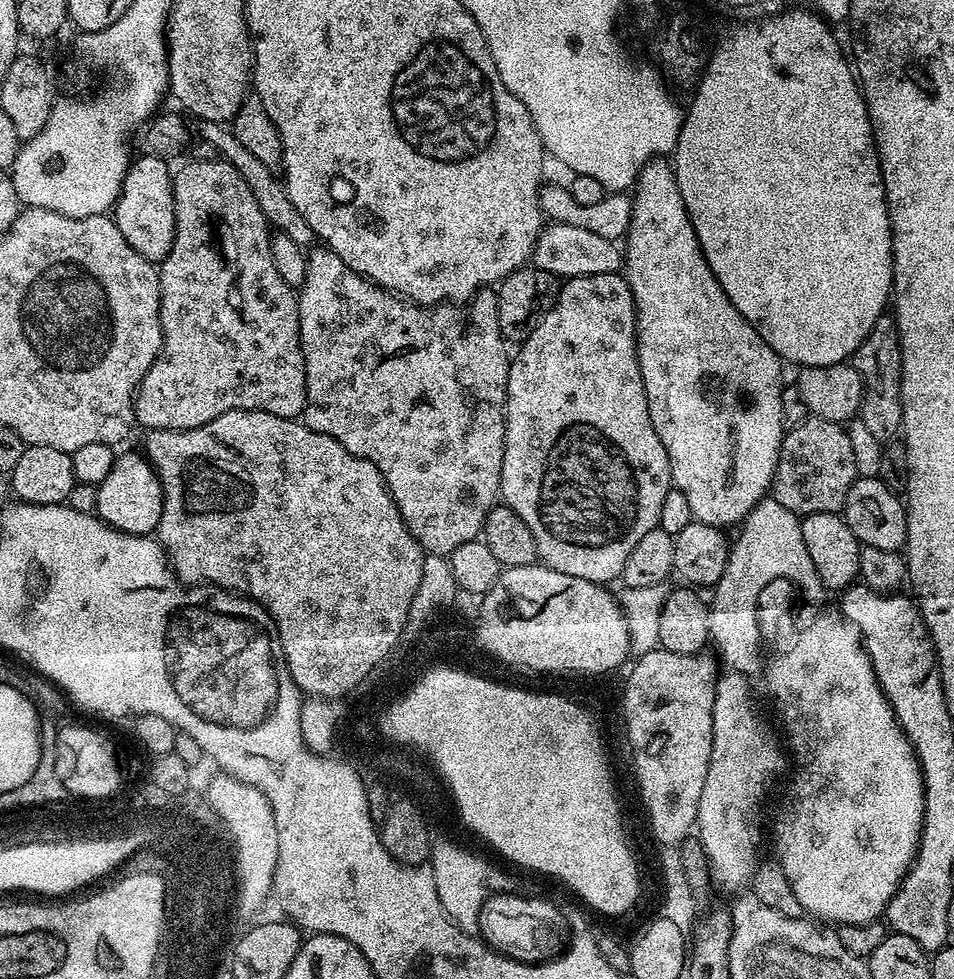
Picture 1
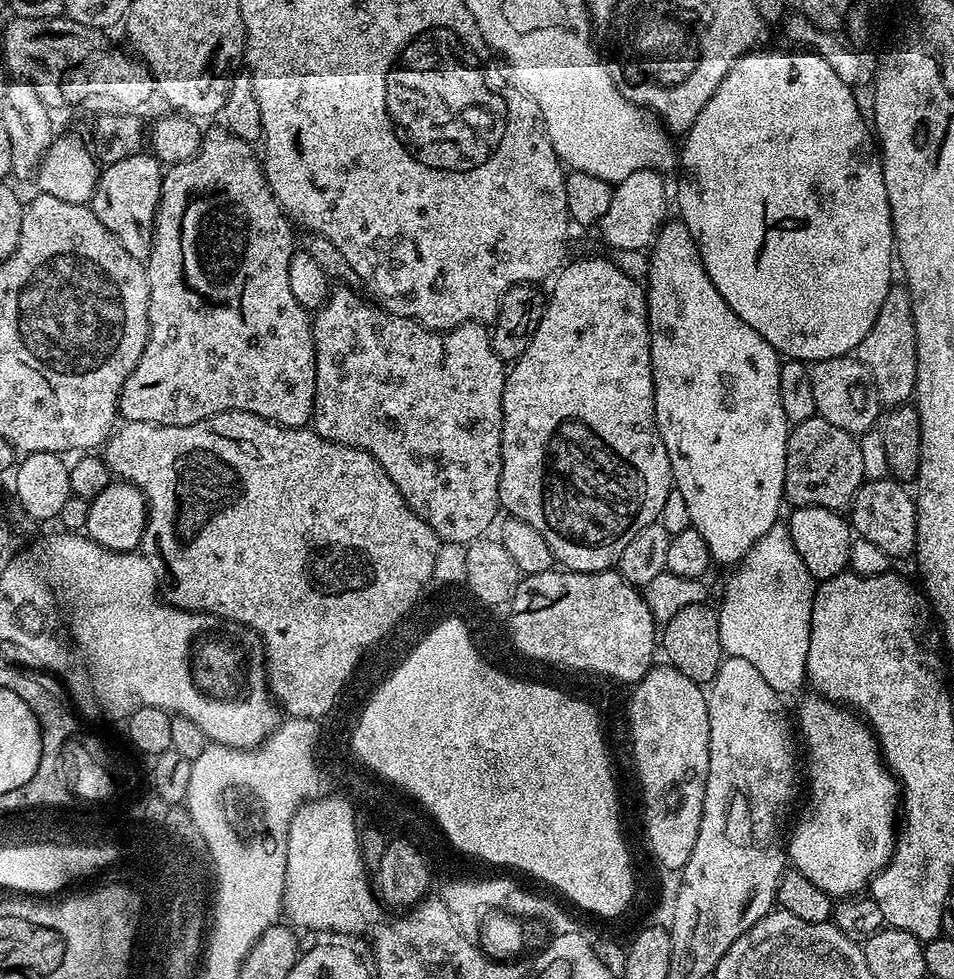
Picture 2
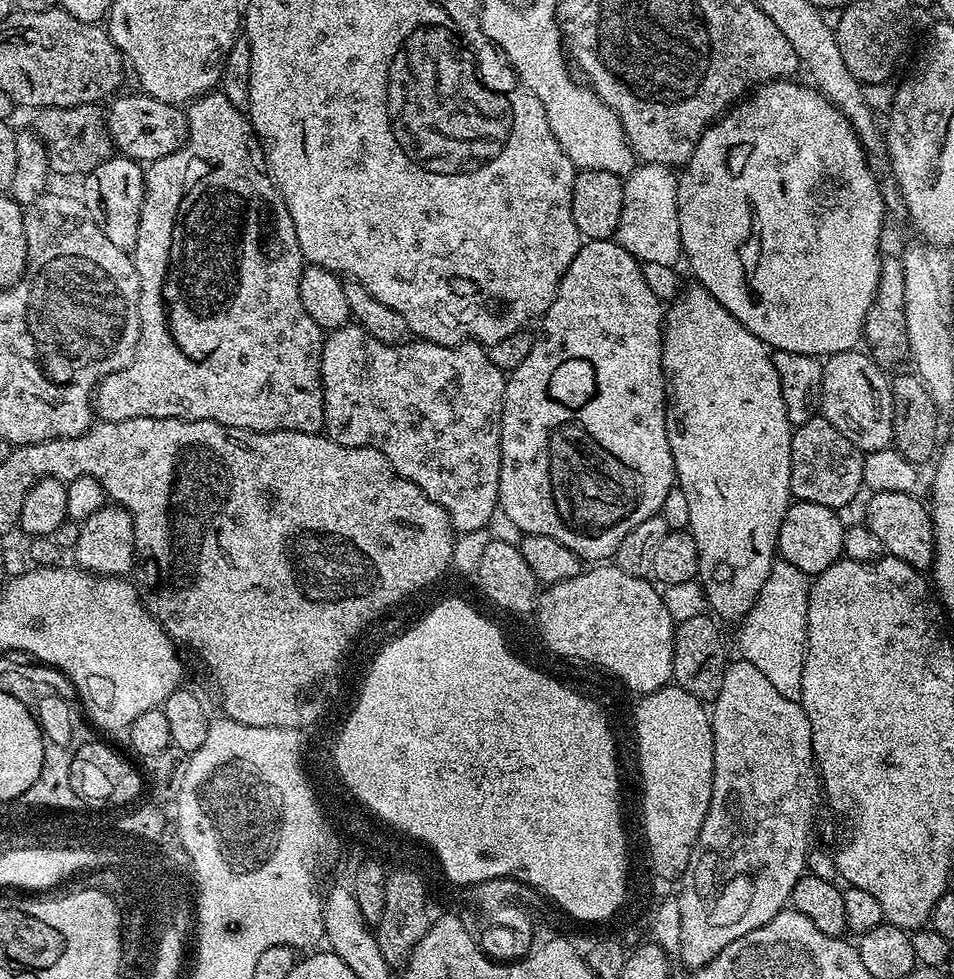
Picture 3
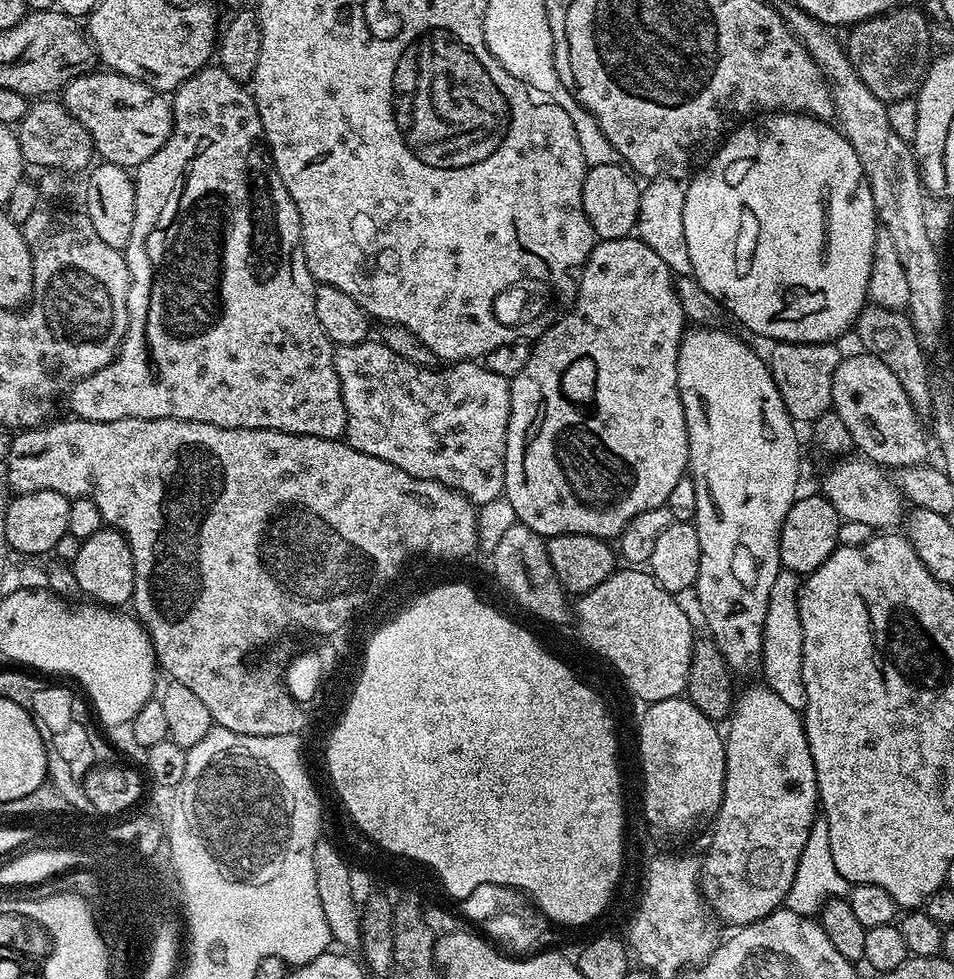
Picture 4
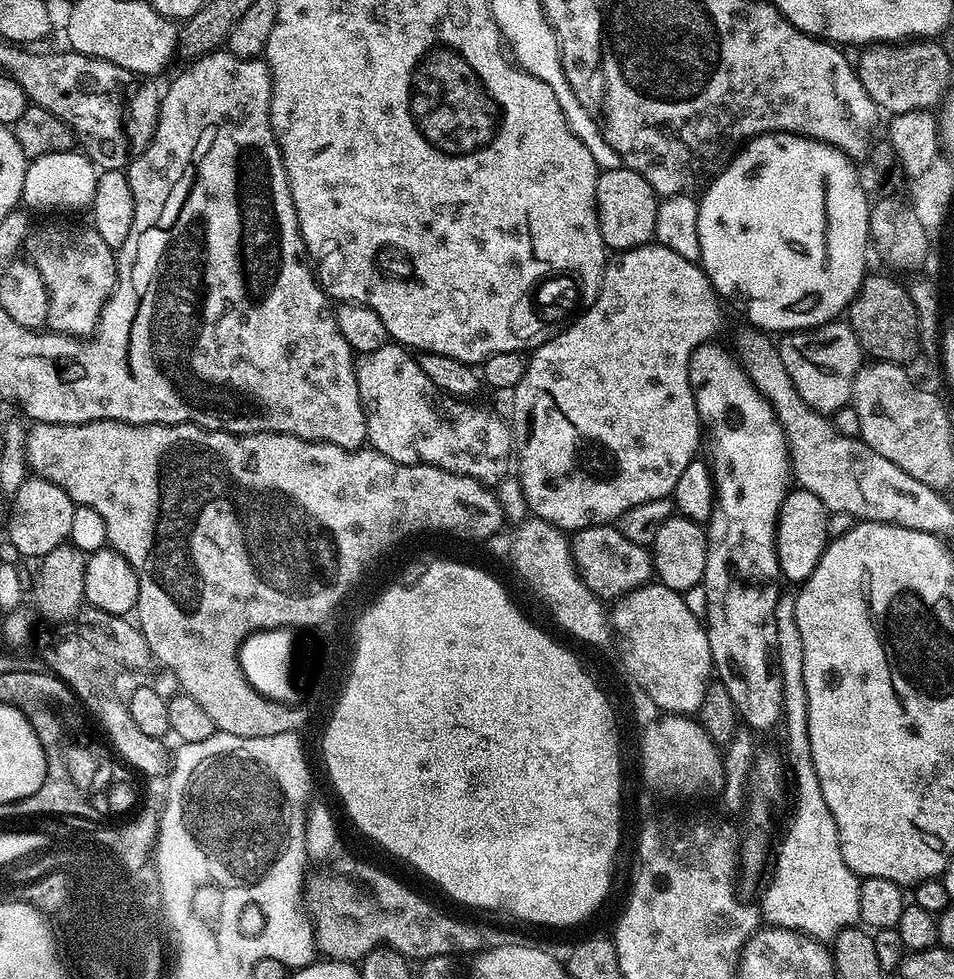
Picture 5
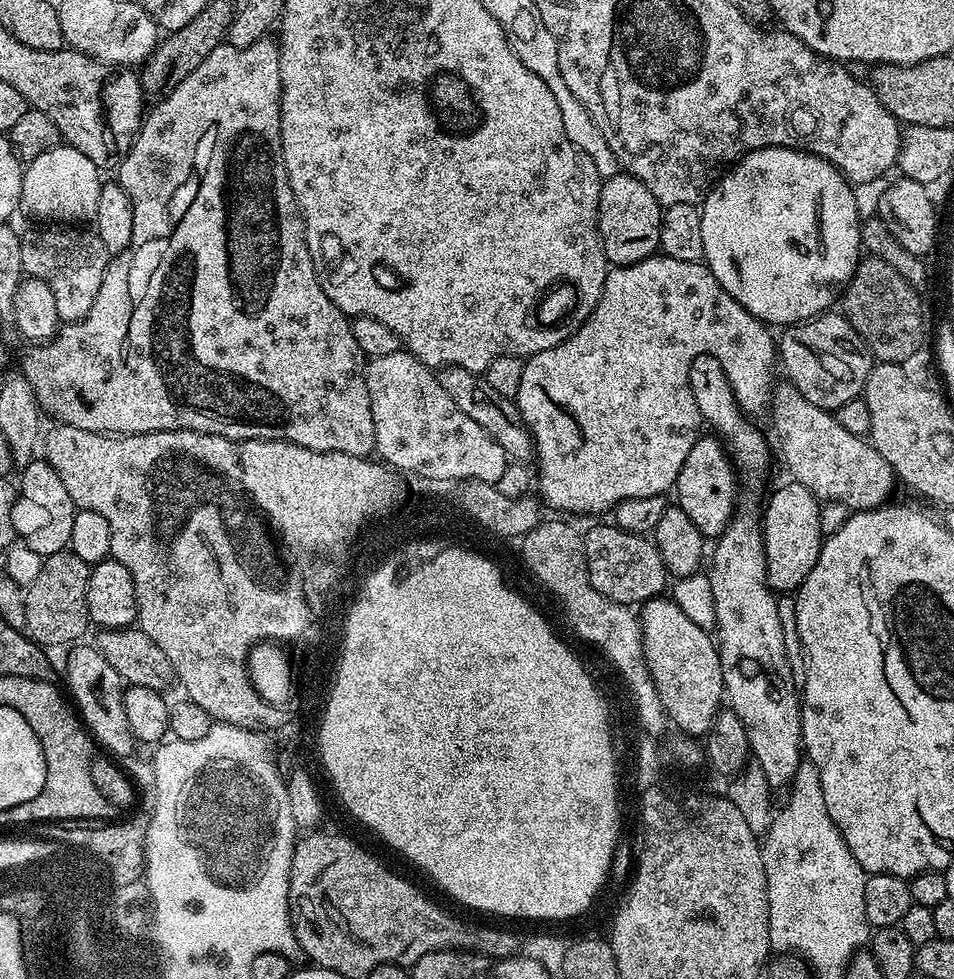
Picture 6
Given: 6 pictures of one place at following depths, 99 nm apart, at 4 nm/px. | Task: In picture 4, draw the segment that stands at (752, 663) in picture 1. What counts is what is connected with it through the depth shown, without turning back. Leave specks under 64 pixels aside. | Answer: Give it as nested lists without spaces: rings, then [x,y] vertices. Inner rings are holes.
[[[782,570],[770,589],[770,602],[766,606],[764,637],[762,638],[762,677],[763,683],[786,706],[795,712],[803,713],[806,702],[806,686],[802,682],[802,622],[798,614],[798,598],[802,580],[795,572]]]

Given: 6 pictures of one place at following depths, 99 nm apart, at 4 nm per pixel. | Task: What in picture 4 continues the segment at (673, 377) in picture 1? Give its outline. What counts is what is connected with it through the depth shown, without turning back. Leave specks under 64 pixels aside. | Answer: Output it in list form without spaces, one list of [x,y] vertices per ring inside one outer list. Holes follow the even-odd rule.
[[[692,326],[685,331],[682,342],[678,346],[678,390],[682,398],[682,410],[686,414],[686,430],[688,431],[688,470],[687,475],[692,477],[694,482],[694,495],[698,498],[698,510],[696,511],[696,519],[694,521],[696,529],[698,530],[698,546],[702,546],[702,558],[698,566],[698,578],[696,579],[696,590],[698,592],[699,601],[702,602],[702,609],[705,615],[705,622],[707,624],[706,632],[713,642],[718,646],[718,650],[722,650],[722,654],[726,658],[728,667],[732,669],[733,673],[748,676],[751,672],[759,673],[762,668],[762,657],[760,651],[762,650],[762,638],[764,637],[764,622],[766,620],[766,606],[770,602],[770,589],[773,588],[774,582],[778,578],[778,574],[782,571],[780,563],[780,531],[782,530],[782,522],[786,522],[786,514],[790,514],[790,506],[798,498],[798,491],[796,487],[800,484],[800,440],[796,437],[797,425],[794,423],[791,414],[786,410],[786,406],[782,402],[782,394],[778,394],[778,386],[772,377],[772,370],[768,367],[768,361],[762,355],[759,356],[754,349],[748,348],[748,344],[744,340],[739,340],[732,332],[727,332],[727,327],[721,326],[719,328],[711,328],[709,326]]]

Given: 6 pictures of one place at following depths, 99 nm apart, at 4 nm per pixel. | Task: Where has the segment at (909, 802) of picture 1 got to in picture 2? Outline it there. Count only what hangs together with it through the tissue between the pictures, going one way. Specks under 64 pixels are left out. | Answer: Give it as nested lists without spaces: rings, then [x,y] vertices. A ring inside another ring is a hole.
[[[820,694],[808,696],[800,704],[800,720],[798,716],[798,732],[802,737],[802,748],[808,751],[808,784],[812,787],[812,793],[808,796],[808,805],[804,808],[804,813],[800,816],[800,821],[792,828],[792,836],[786,840],[786,856],[791,867],[797,872],[801,872],[818,886],[828,896],[833,898],[847,898],[853,894],[860,894],[869,887],[870,881],[876,873],[880,872],[888,864],[892,856],[892,851],[896,845],[896,834],[898,831],[898,781],[891,772],[888,771],[884,757],[880,755],[880,746],[876,743],[875,736],[872,735],[871,728],[855,711],[841,706],[830,699],[825,699]]]

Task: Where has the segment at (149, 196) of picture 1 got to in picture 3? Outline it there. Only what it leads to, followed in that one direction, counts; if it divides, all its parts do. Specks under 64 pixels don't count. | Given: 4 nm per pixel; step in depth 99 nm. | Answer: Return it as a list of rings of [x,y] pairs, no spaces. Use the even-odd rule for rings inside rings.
[[[114,154],[102,166],[90,170],[83,177],[84,193],[82,199],[90,218],[98,225],[98,230],[118,246],[118,250],[131,253],[138,242],[138,222],[144,201],[145,169],[128,156]]]

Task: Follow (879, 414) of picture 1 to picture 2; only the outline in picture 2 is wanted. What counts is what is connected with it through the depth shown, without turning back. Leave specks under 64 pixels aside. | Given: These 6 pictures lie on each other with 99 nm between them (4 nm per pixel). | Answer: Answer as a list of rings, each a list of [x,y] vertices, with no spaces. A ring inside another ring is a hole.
[[[894,286],[886,294],[886,302],[882,302],[882,310],[878,310],[878,318],[874,318],[874,326],[870,326],[870,334],[862,338],[854,353],[857,360],[870,370],[880,395],[881,405],[889,409],[907,405],[913,399],[916,390],[916,331],[914,330],[914,314],[912,313],[912,296],[907,287]]]

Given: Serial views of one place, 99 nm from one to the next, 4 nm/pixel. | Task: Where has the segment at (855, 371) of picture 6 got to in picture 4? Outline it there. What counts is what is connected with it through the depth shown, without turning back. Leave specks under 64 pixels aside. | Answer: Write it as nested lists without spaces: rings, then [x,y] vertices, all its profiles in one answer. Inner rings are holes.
[[[776,342],[771,345],[772,356],[767,357],[768,367],[782,394],[782,402],[791,414],[793,421],[808,420],[815,422],[822,414],[832,408],[832,387],[834,372],[838,370],[842,352],[836,349],[835,343],[827,344],[786,344]]]

